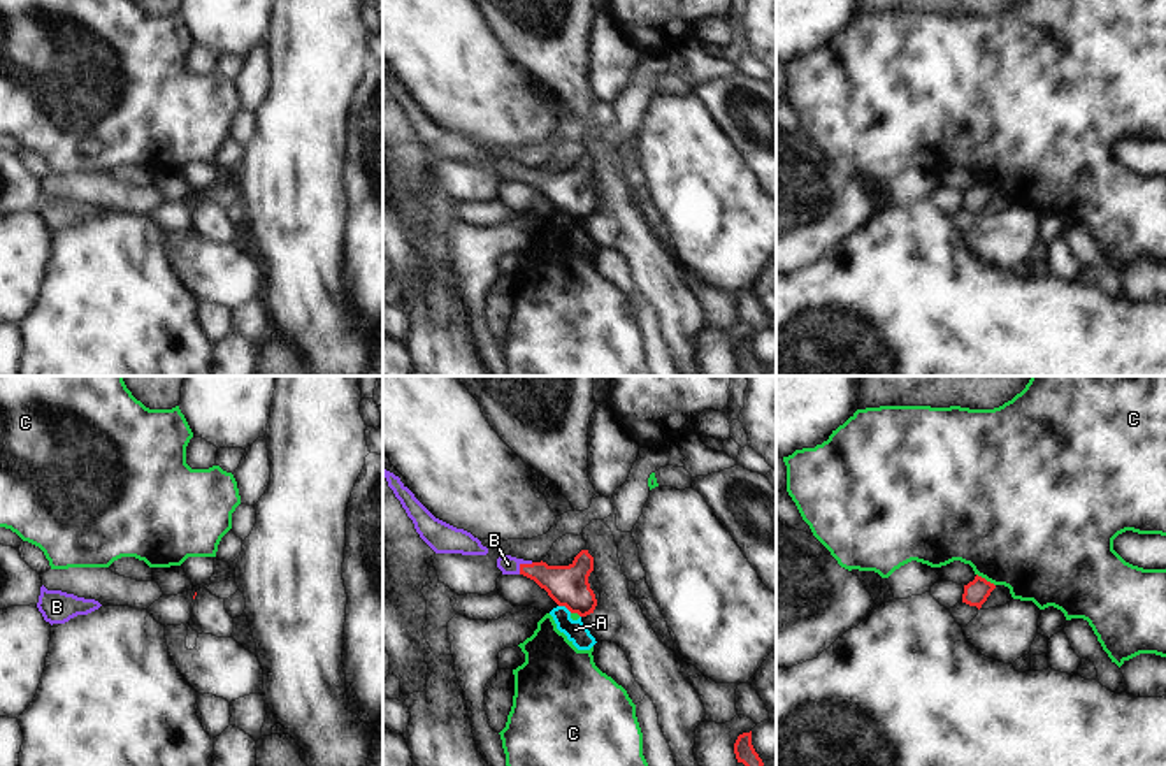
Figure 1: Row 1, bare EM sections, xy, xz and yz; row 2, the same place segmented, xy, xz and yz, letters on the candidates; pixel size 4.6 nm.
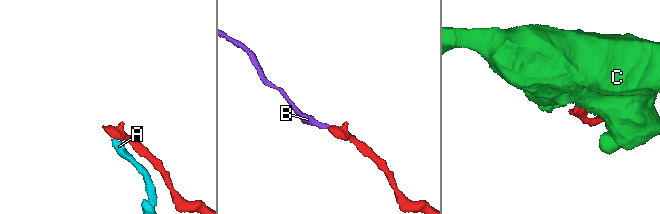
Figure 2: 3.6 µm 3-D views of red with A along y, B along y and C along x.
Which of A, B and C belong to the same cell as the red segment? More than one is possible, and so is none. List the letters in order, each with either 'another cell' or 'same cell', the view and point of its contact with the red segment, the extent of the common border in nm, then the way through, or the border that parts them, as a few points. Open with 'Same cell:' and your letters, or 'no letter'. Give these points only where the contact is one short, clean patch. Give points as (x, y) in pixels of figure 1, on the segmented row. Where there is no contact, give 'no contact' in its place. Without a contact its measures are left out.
Same cell: B
A: another cell; meets red in xz at (566, 607); contact 70 nm long; border along xz (559, 605), (571, 612)
B: same cell; meets red in xz at (522, 564); contact 90 nm long; runs through xz (568, 585), (522, 564), (508, 564)
C: another cell; meets red in yz at (984, 578); contact 110 nm long; border along yz (977, 573), (994, 585)

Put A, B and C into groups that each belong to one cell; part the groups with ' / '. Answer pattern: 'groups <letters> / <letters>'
groups A / B / C

